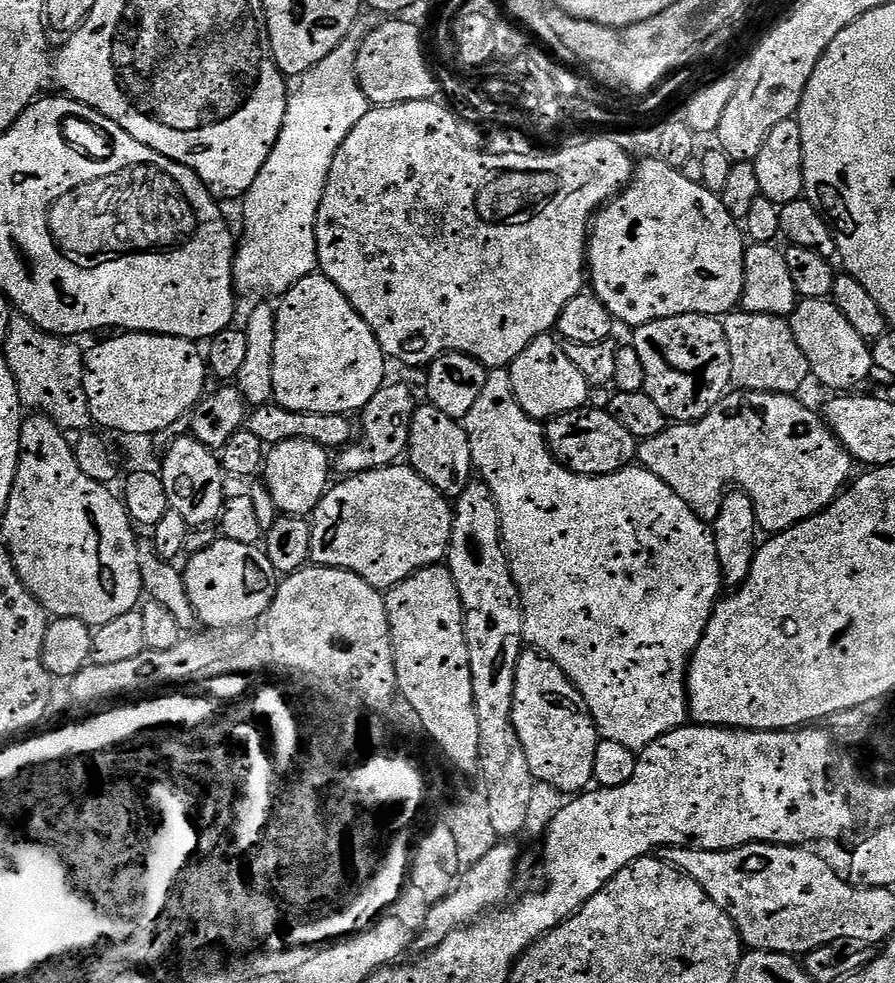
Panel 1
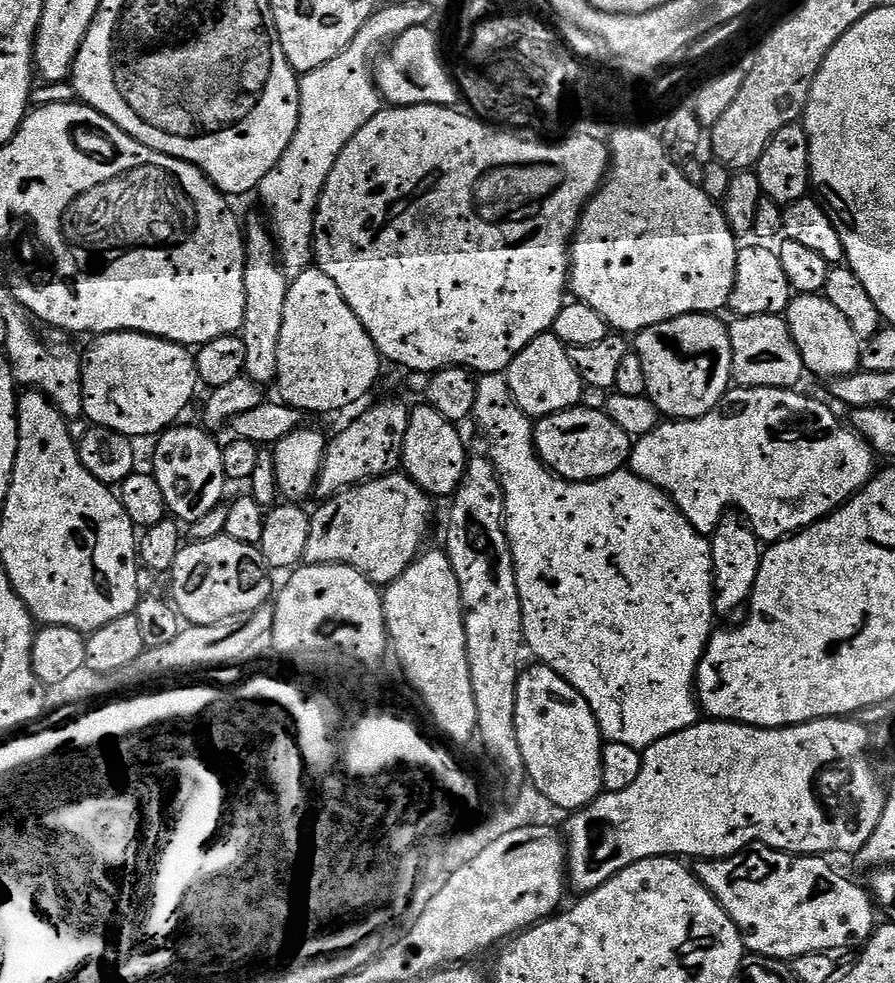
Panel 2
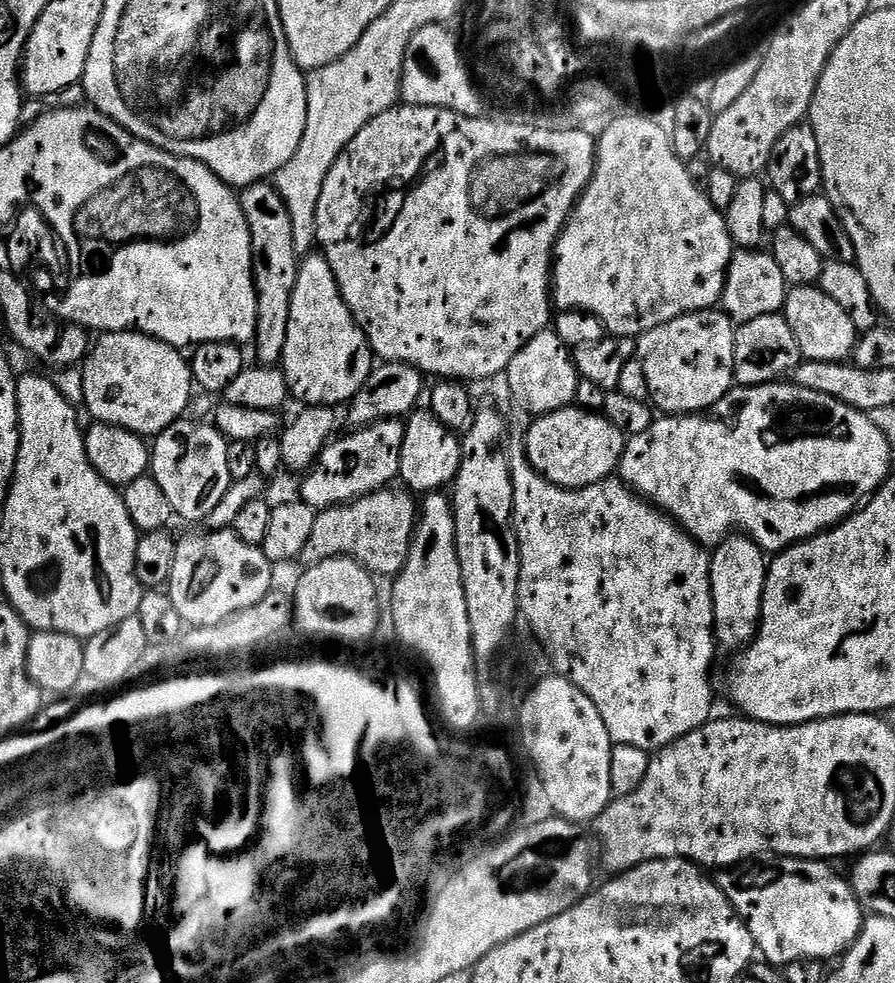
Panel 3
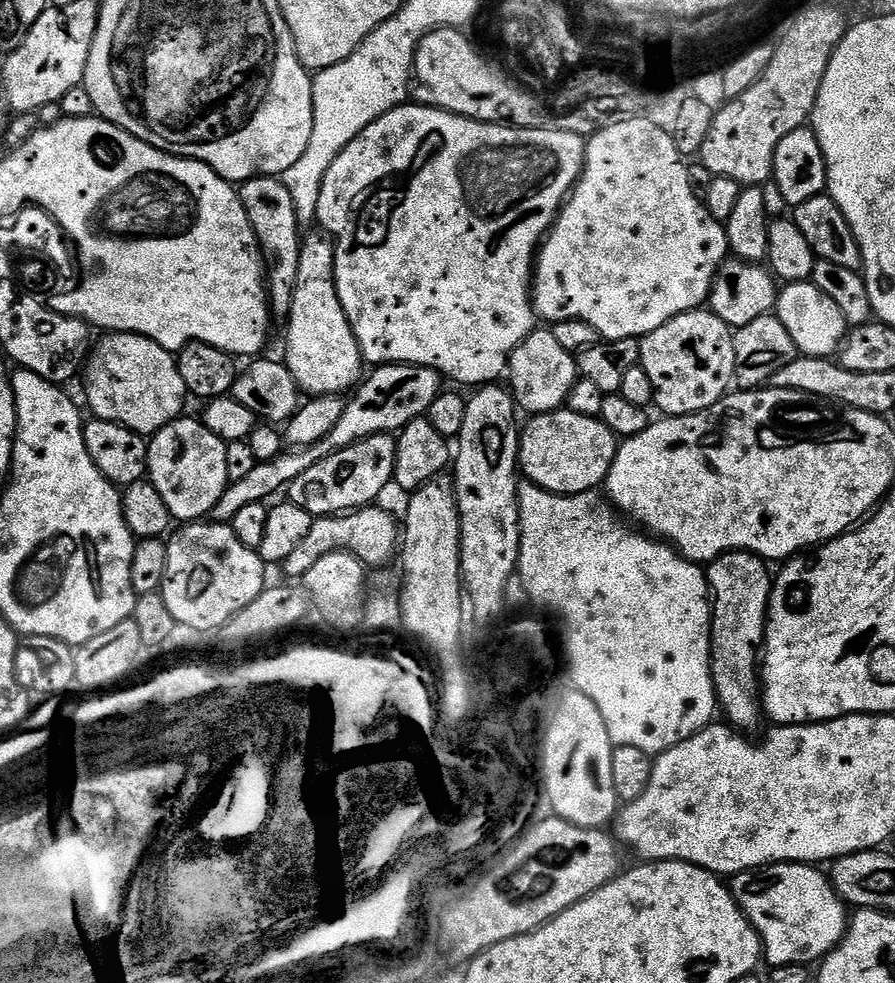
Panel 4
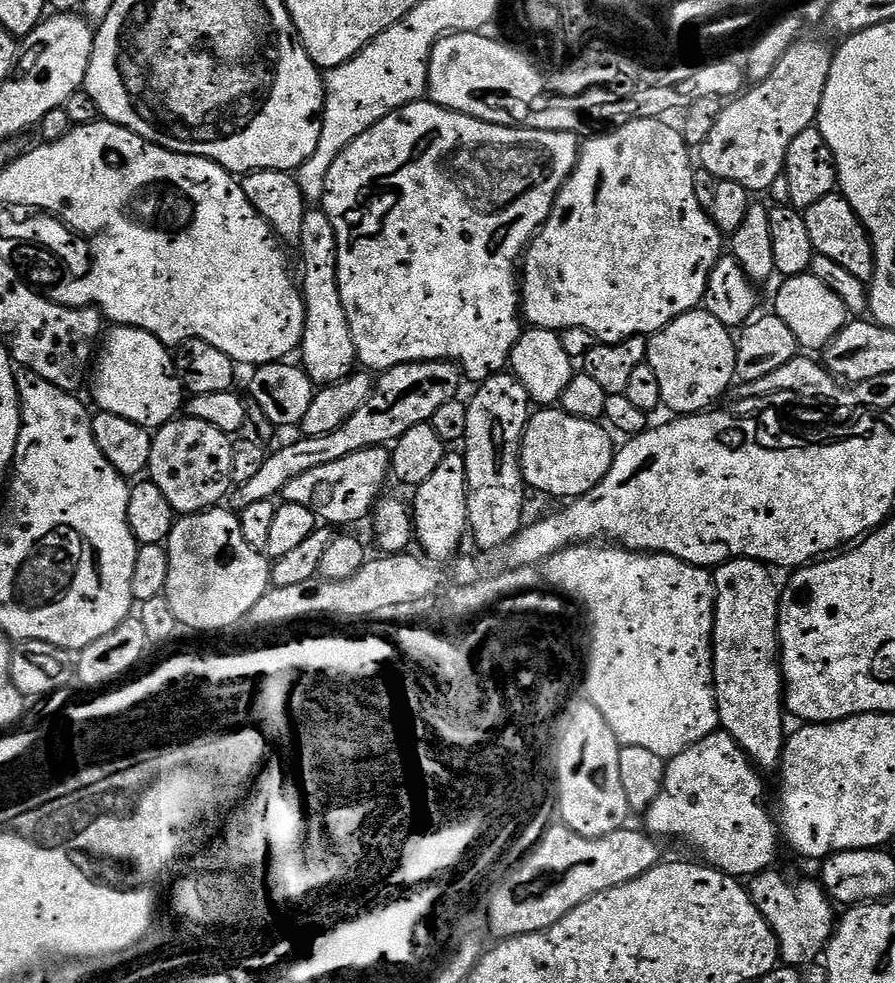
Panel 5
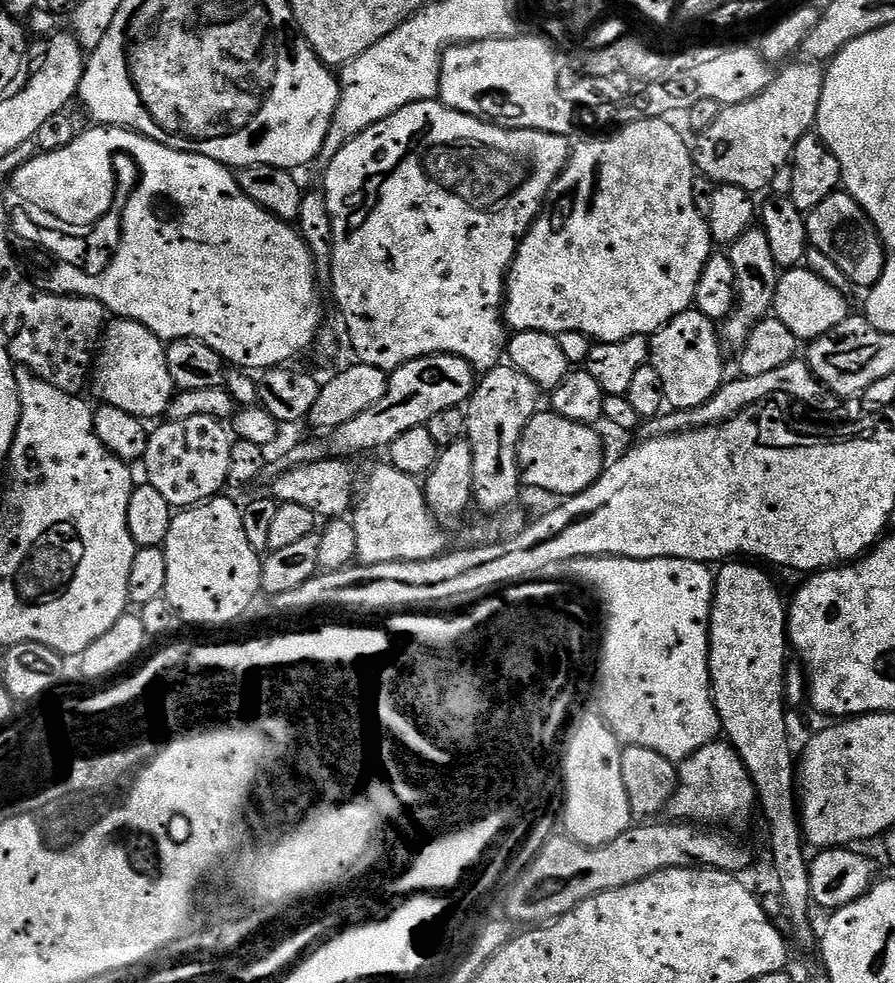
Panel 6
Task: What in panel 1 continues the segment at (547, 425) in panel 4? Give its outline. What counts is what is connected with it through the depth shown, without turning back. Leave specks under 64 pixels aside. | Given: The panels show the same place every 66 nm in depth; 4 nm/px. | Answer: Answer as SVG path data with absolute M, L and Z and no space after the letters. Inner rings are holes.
M591 406L578 408L573 412L563 413L548 420L546 424L546 439L548 448L552 451L553 456L556 457L556 461L569 468L572 472L577 472L583 476L614 474L618 470L629 467L638 456L636 436L630 434L630 430L626 430L626 426L622 426L622 422L618 422L618 418L614 418L611 411L603 412Z

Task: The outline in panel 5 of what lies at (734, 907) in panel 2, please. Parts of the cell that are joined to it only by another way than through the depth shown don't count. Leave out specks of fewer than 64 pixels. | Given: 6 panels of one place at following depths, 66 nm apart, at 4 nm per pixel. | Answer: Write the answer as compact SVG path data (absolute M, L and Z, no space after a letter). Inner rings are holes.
M776 871L759 872L757 876L751 877L746 884L748 897L752 899L762 918L766 918L766 922L772 927L772 933L780 944L781 961L793 966L805 966L828 947L834 931L834 904L815 879L795 884Z

